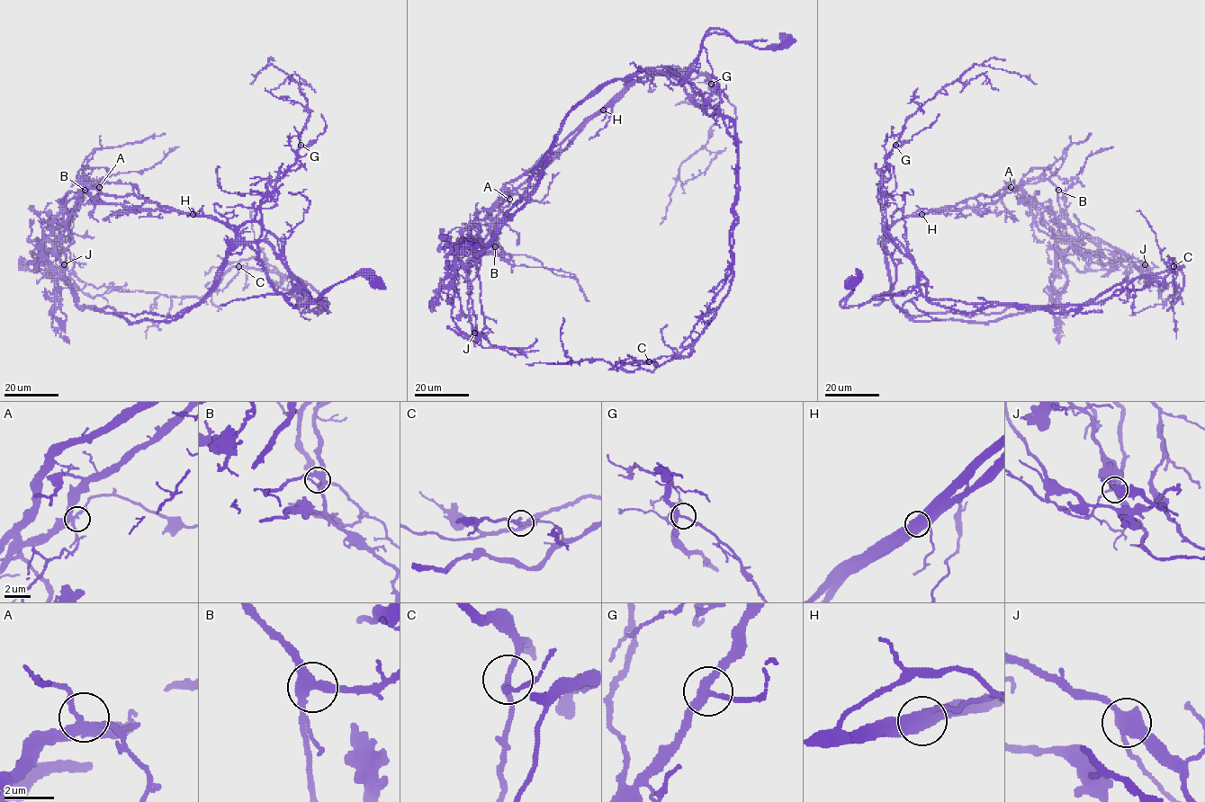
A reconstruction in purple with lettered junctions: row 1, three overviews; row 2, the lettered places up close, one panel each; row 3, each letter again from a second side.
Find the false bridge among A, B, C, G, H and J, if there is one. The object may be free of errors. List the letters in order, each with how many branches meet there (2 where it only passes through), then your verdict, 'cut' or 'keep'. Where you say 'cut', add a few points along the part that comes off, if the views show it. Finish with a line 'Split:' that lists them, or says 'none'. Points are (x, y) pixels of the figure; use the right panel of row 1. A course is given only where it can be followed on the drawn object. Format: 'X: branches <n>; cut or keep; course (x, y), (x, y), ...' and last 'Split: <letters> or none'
A: branches 3; keep
B: branches 3; keep
C: branches 3; keep
G: branches 3; keep
H: branches 3; cut; course (921, 214), (895, 221), (884, 241), (927, 280), (930, 301), (1068, 312), (1183, 267), (1177, 298), (1130, 316)
J: branches 3; keep
Split: H

